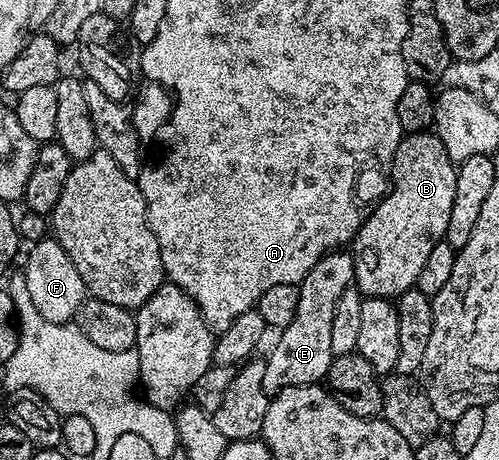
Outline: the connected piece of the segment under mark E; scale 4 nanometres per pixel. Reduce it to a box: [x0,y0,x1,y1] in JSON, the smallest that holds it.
[262,251,353,395]

